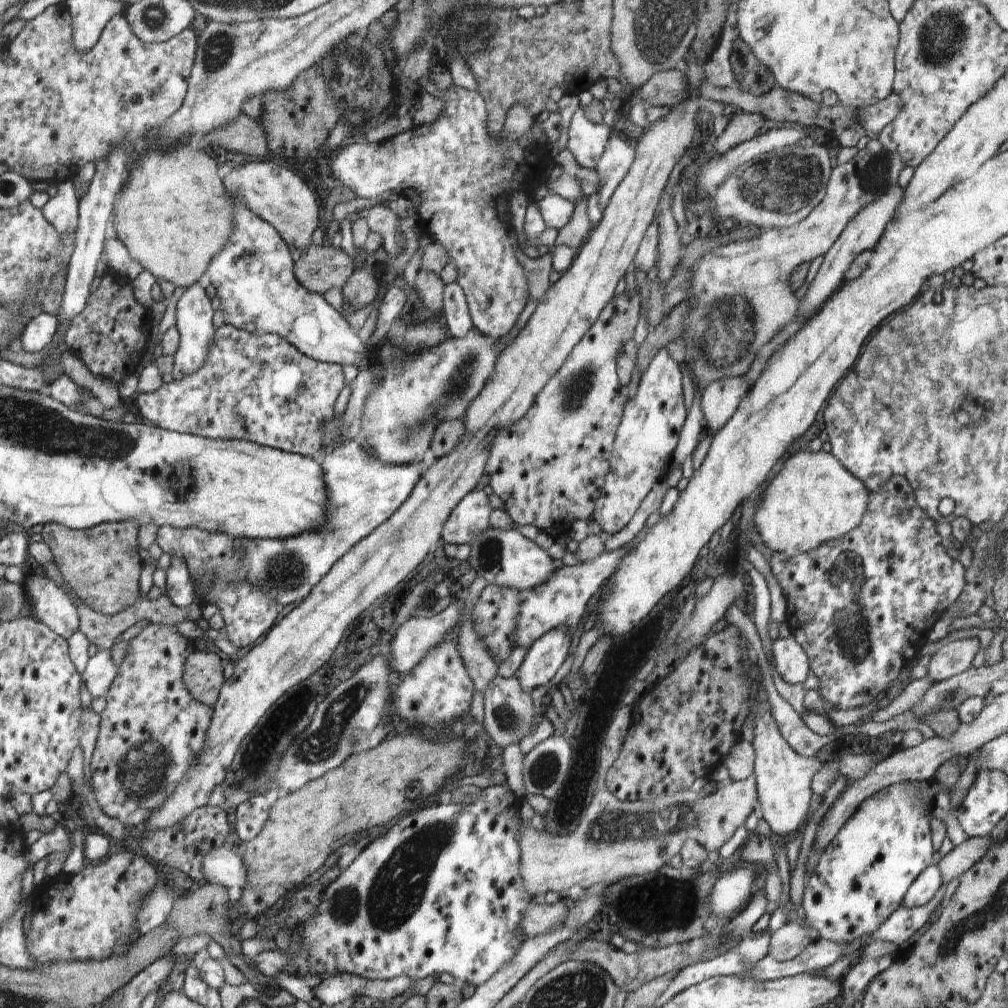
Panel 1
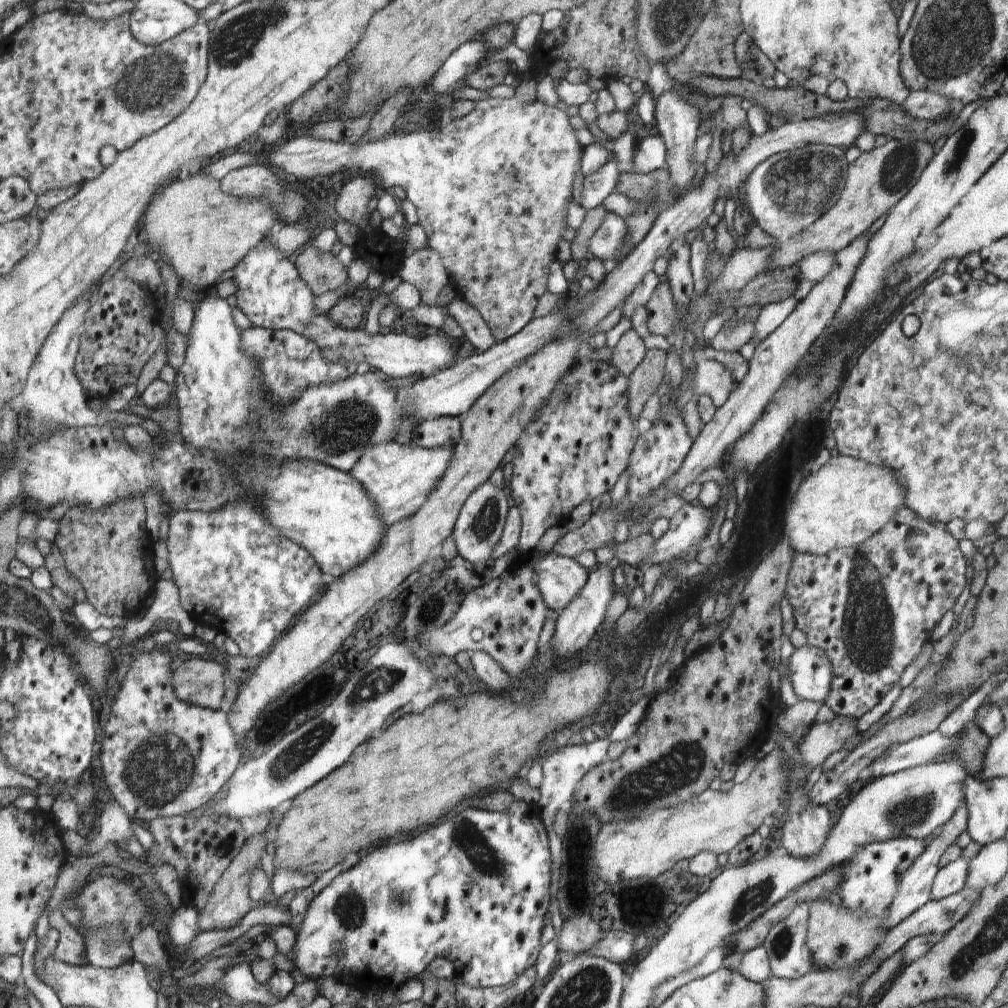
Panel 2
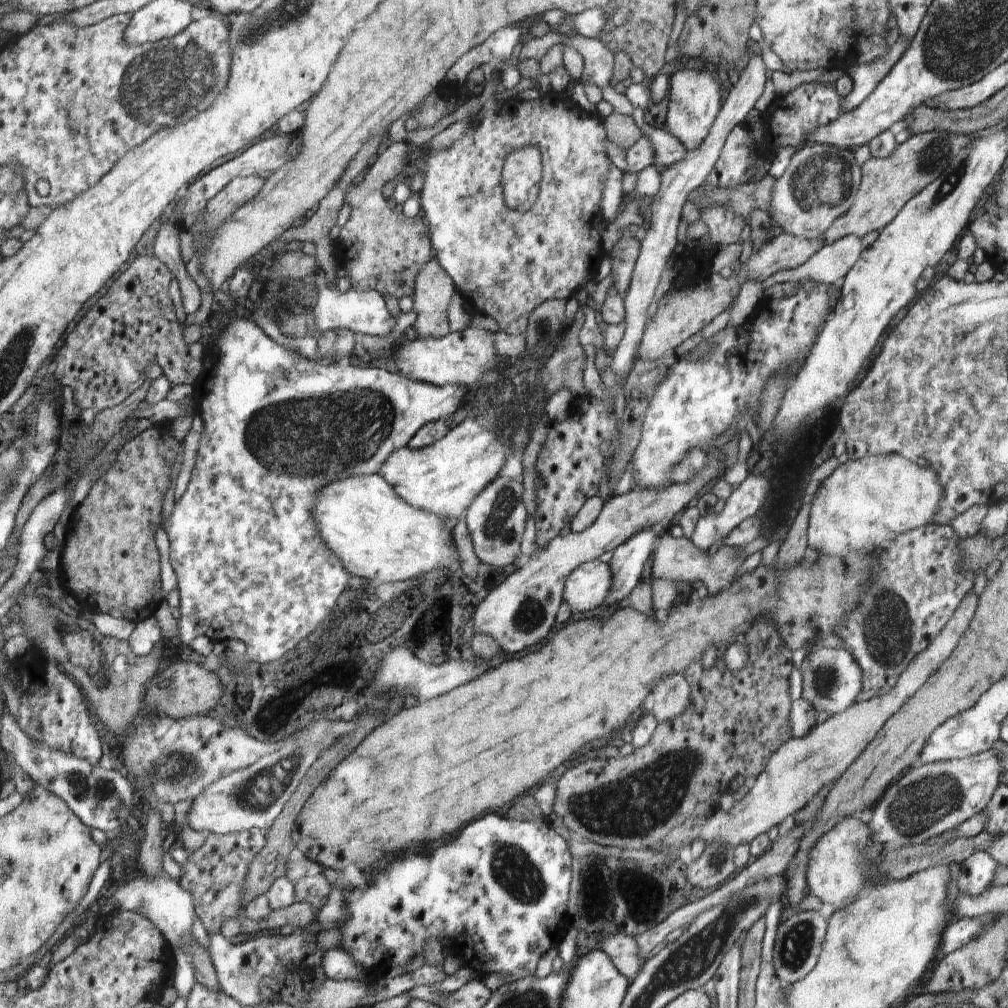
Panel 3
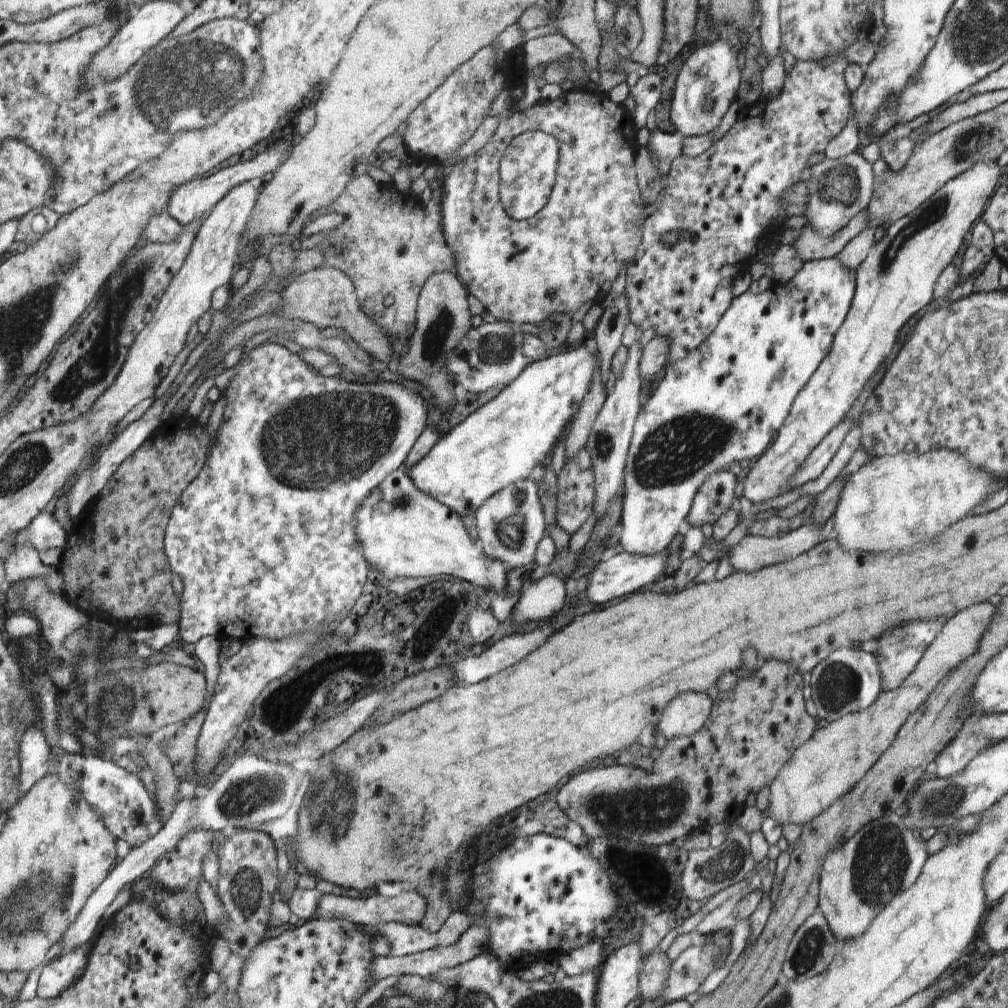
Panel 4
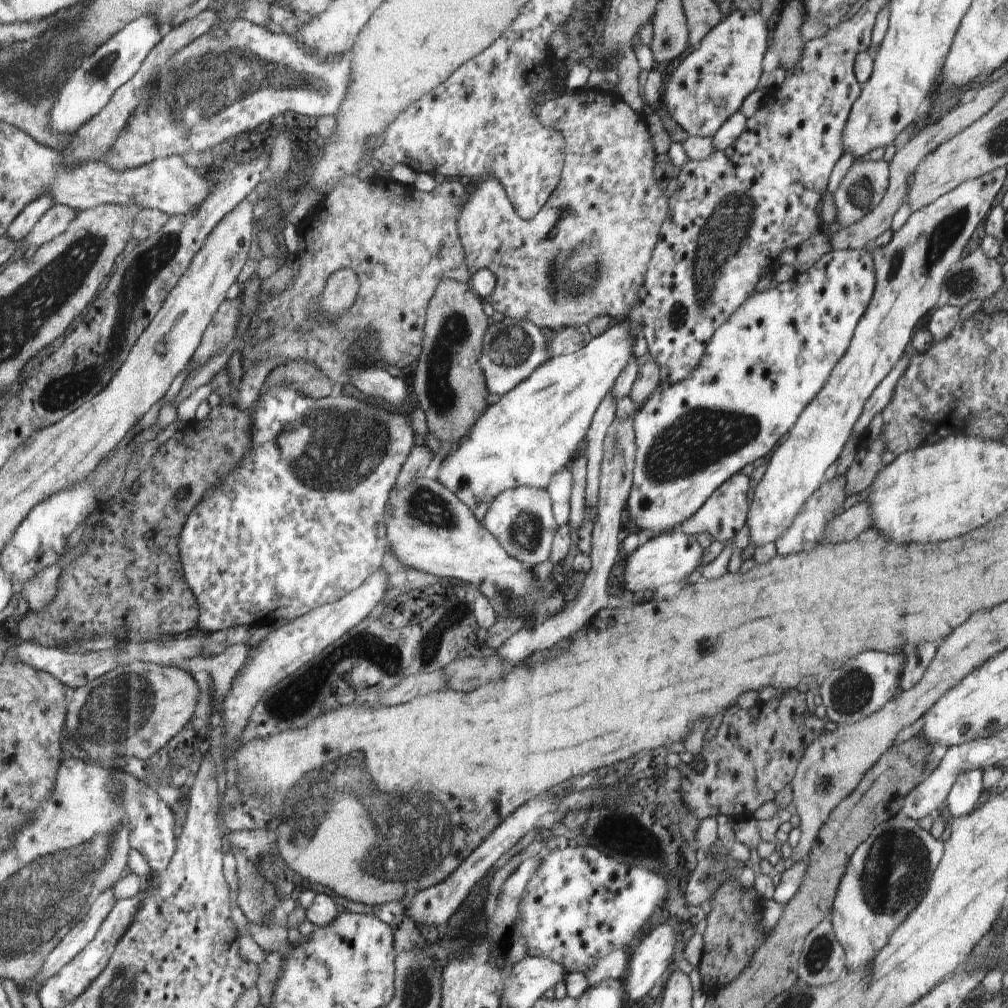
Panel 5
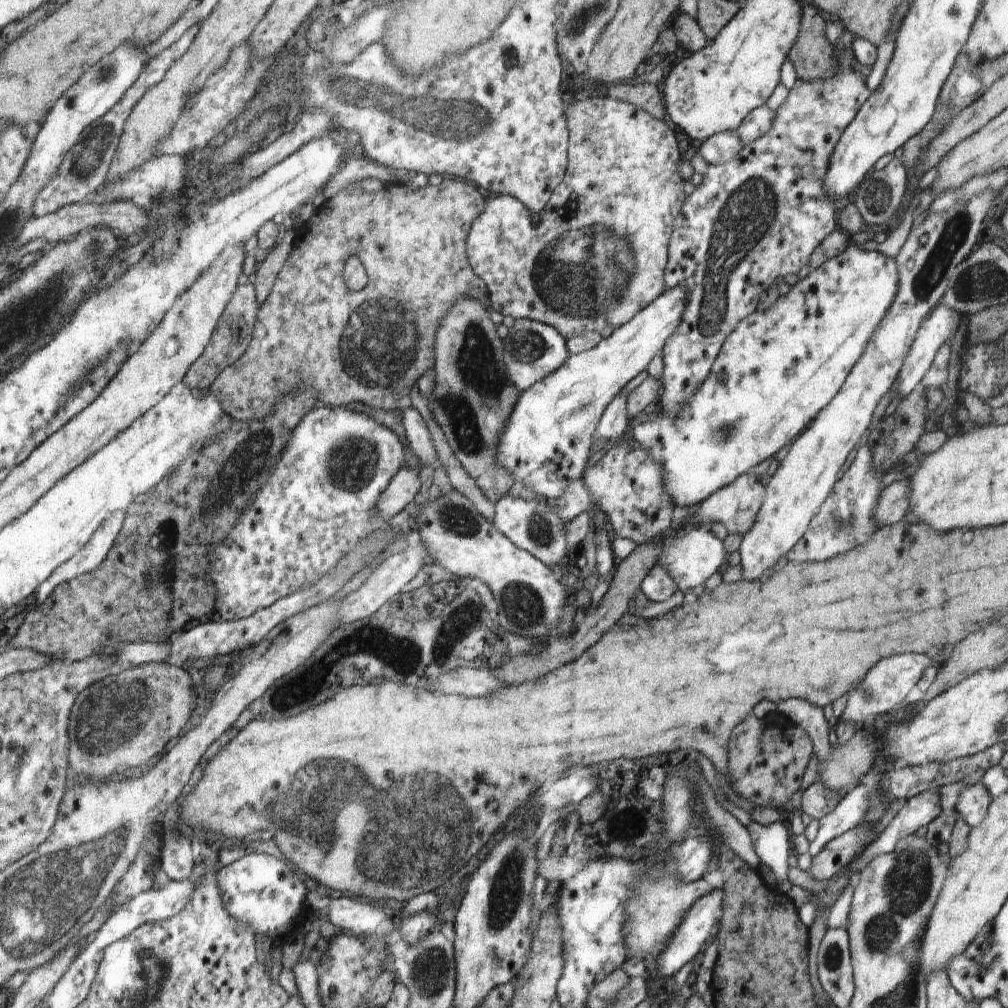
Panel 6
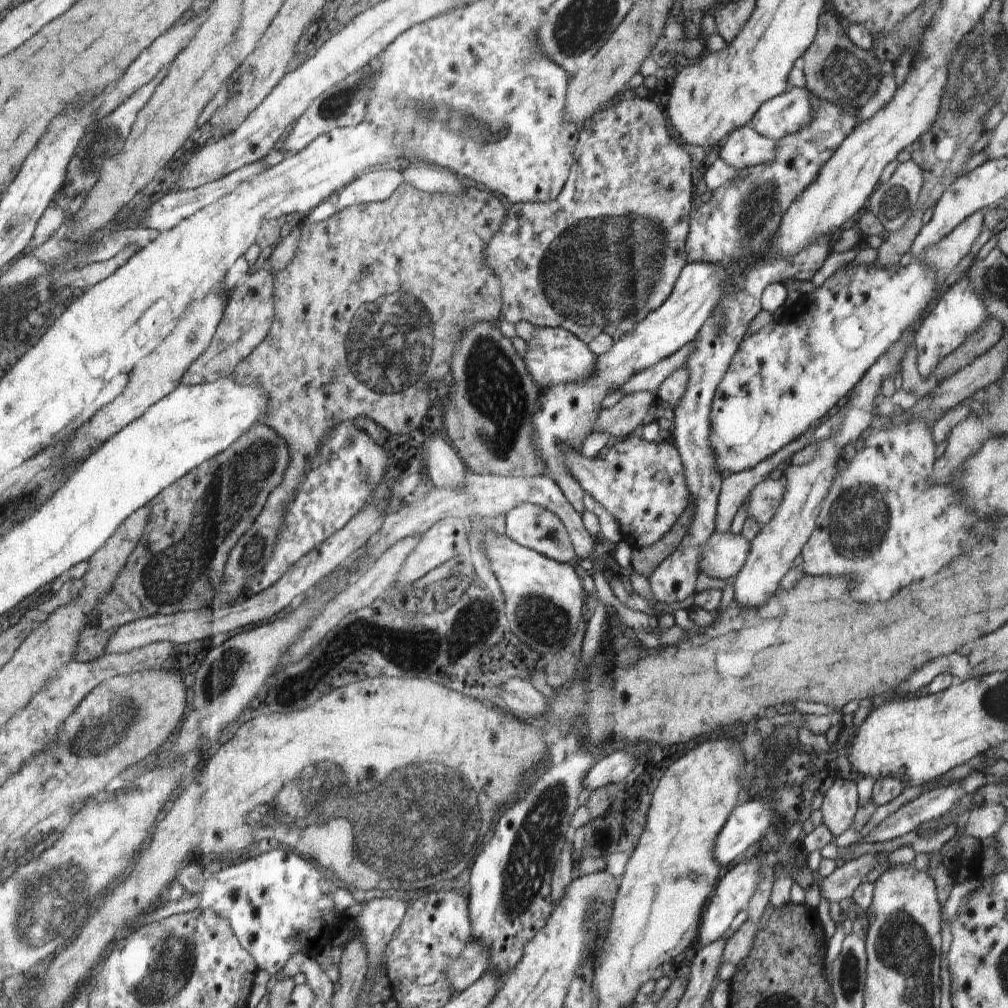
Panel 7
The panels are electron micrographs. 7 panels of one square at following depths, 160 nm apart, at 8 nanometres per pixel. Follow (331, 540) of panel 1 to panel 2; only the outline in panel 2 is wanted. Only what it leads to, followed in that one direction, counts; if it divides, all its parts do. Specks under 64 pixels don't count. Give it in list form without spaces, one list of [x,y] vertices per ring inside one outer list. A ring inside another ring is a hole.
[[[393,442],[376,444],[362,451],[361,460],[349,474],[362,482],[366,492],[374,498],[374,504],[380,506],[382,517],[390,526],[416,515],[429,502],[433,491],[437,490],[437,484],[452,466],[455,452],[454,447],[426,449]]]

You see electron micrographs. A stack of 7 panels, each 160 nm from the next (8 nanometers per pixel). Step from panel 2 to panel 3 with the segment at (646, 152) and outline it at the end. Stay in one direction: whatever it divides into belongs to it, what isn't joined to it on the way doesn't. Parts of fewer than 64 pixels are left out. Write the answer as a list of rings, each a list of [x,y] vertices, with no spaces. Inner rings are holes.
[[[644,122],[638,124],[640,132],[646,134],[652,142],[654,154],[656,154],[656,166],[659,170],[664,170],[682,161],[688,150],[684,144],[666,130],[659,130],[652,126],[646,126]]]

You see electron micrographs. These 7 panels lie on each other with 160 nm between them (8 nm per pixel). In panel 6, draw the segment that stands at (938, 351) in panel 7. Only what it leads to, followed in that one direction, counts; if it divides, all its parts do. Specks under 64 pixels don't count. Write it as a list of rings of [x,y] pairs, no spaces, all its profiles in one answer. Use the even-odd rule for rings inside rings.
[[[939,304],[923,321],[893,384],[896,398],[906,398],[921,382],[934,355],[950,334],[955,334],[964,316]]]

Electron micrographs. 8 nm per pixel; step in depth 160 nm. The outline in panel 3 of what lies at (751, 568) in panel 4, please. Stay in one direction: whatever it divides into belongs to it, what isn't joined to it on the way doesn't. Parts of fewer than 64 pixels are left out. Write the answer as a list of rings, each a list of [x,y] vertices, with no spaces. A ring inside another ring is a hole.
[[[666,533],[658,539],[654,560],[650,560],[650,562],[652,562],[652,578],[674,580],[690,585],[705,585],[706,590],[708,590],[707,596],[716,596],[730,586],[733,578],[736,578],[735,574],[739,567],[747,558],[748,556],[740,559],[736,546],[727,545],[723,545],[718,552],[710,556],[708,551],[696,548],[688,538],[671,537]]]

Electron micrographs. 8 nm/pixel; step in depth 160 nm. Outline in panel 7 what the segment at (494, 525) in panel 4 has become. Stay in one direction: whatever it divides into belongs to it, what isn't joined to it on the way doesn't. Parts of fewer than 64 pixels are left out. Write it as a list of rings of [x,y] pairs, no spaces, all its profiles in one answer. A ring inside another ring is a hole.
[[[521,502],[514,505],[511,511],[505,514],[506,526],[505,535],[517,541],[523,547],[534,549],[559,563],[570,562],[574,558],[573,541],[570,538],[568,526],[560,520],[560,517],[548,509],[542,508],[532,503]]]

